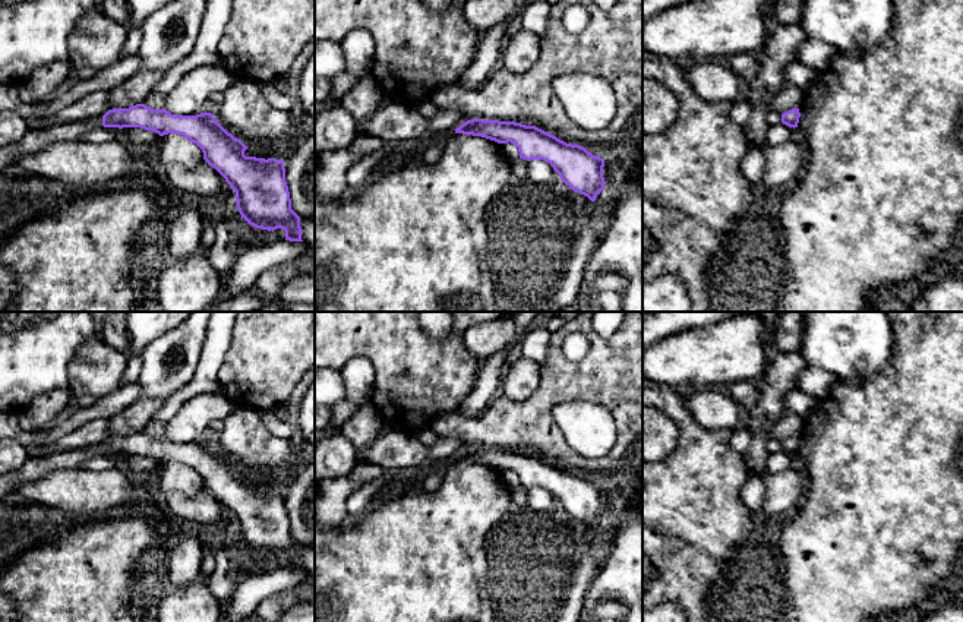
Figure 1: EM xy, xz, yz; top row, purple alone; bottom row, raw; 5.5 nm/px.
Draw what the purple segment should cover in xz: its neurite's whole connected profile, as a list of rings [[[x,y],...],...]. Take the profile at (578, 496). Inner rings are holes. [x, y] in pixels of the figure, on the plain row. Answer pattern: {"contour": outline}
{"contour": [[[473,446],[457,455],[455,461],[482,464],[498,471],[514,471],[520,479],[520,486],[549,490],[566,514],[591,530],[604,517],[603,486],[593,483],[584,474],[566,471],[536,454]]]}

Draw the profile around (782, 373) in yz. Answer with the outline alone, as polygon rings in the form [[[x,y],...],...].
[[[799,350],[773,356],[764,372],[764,383],[760,389],[757,405],[749,410],[746,429],[751,433],[751,445],[743,454],[751,473],[765,470],[770,454],[765,449],[771,438],[771,429],[784,411],[784,397],[798,388],[799,375],[806,369],[806,361]]]

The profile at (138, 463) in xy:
[[[123,455],[130,464],[130,470],[133,471],[142,471],[142,470],[149,470],[149,471],[158,471],[161,464],[152,458],[145,458],[140,455]]]

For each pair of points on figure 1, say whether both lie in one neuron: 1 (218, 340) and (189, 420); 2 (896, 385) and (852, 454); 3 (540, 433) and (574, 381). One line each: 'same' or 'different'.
1: different
2: same
3: same

